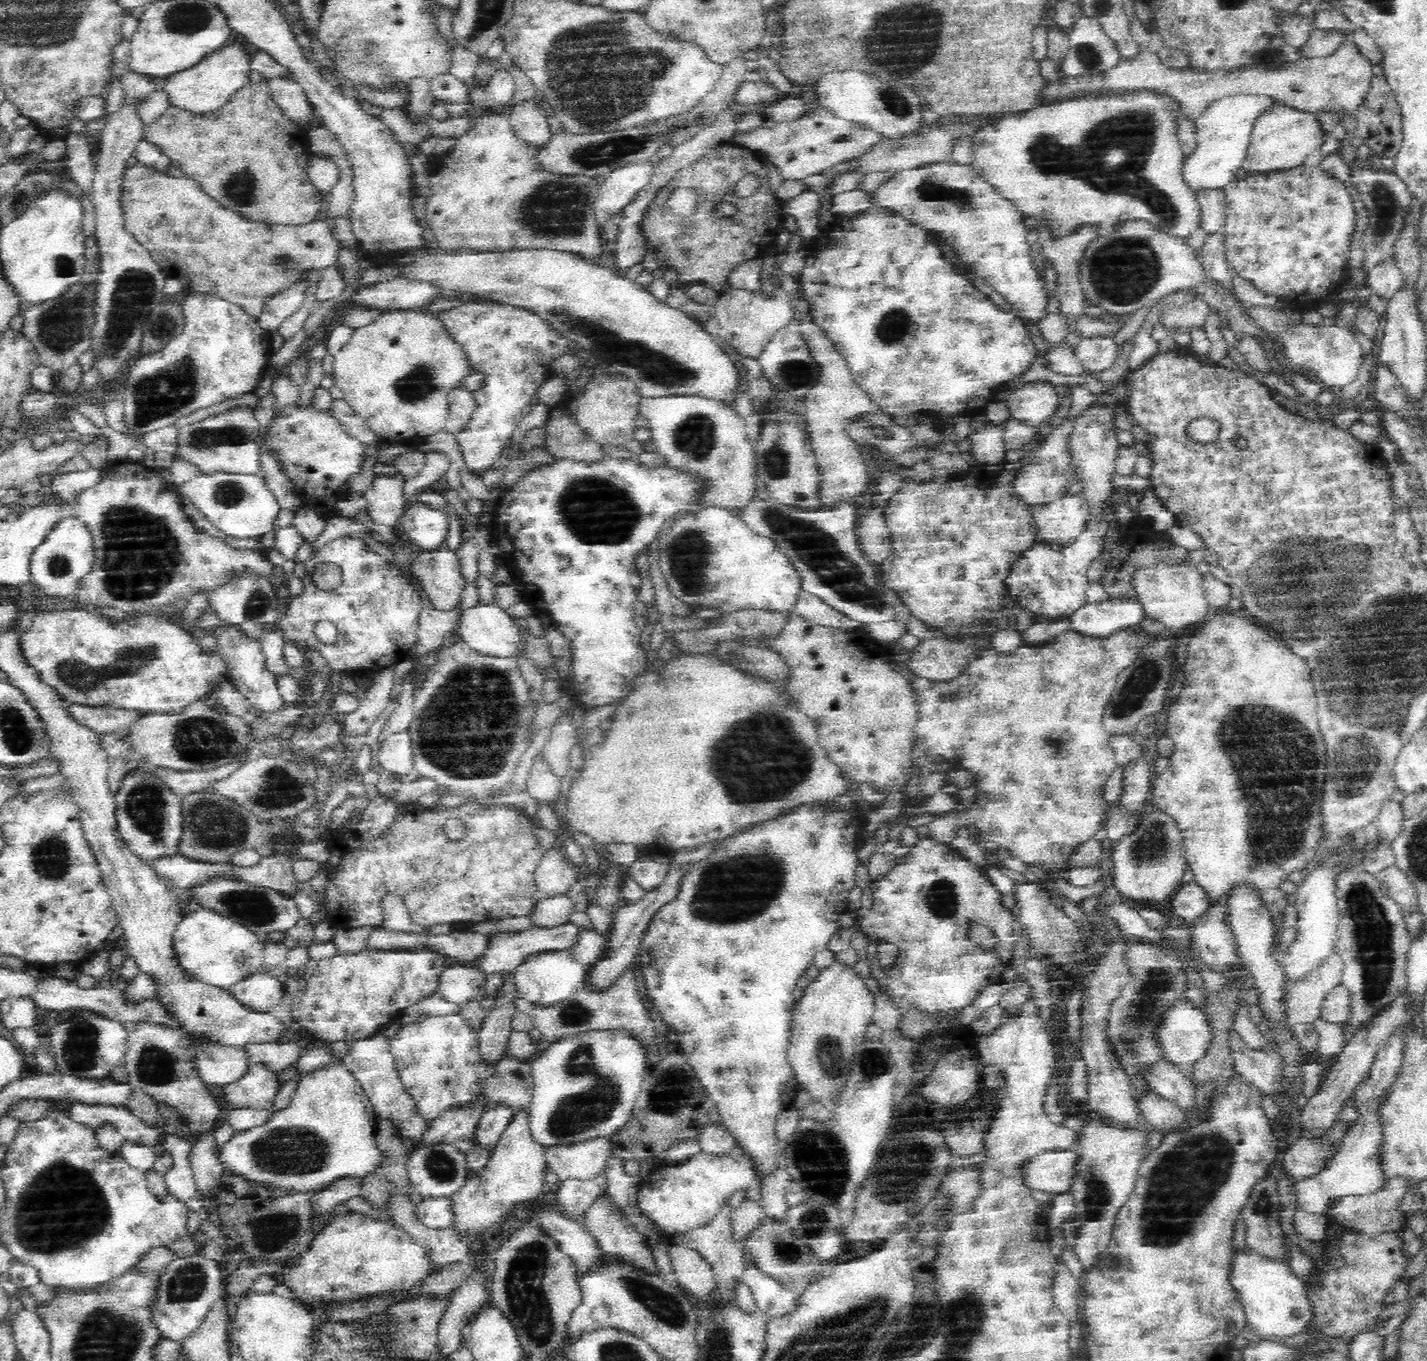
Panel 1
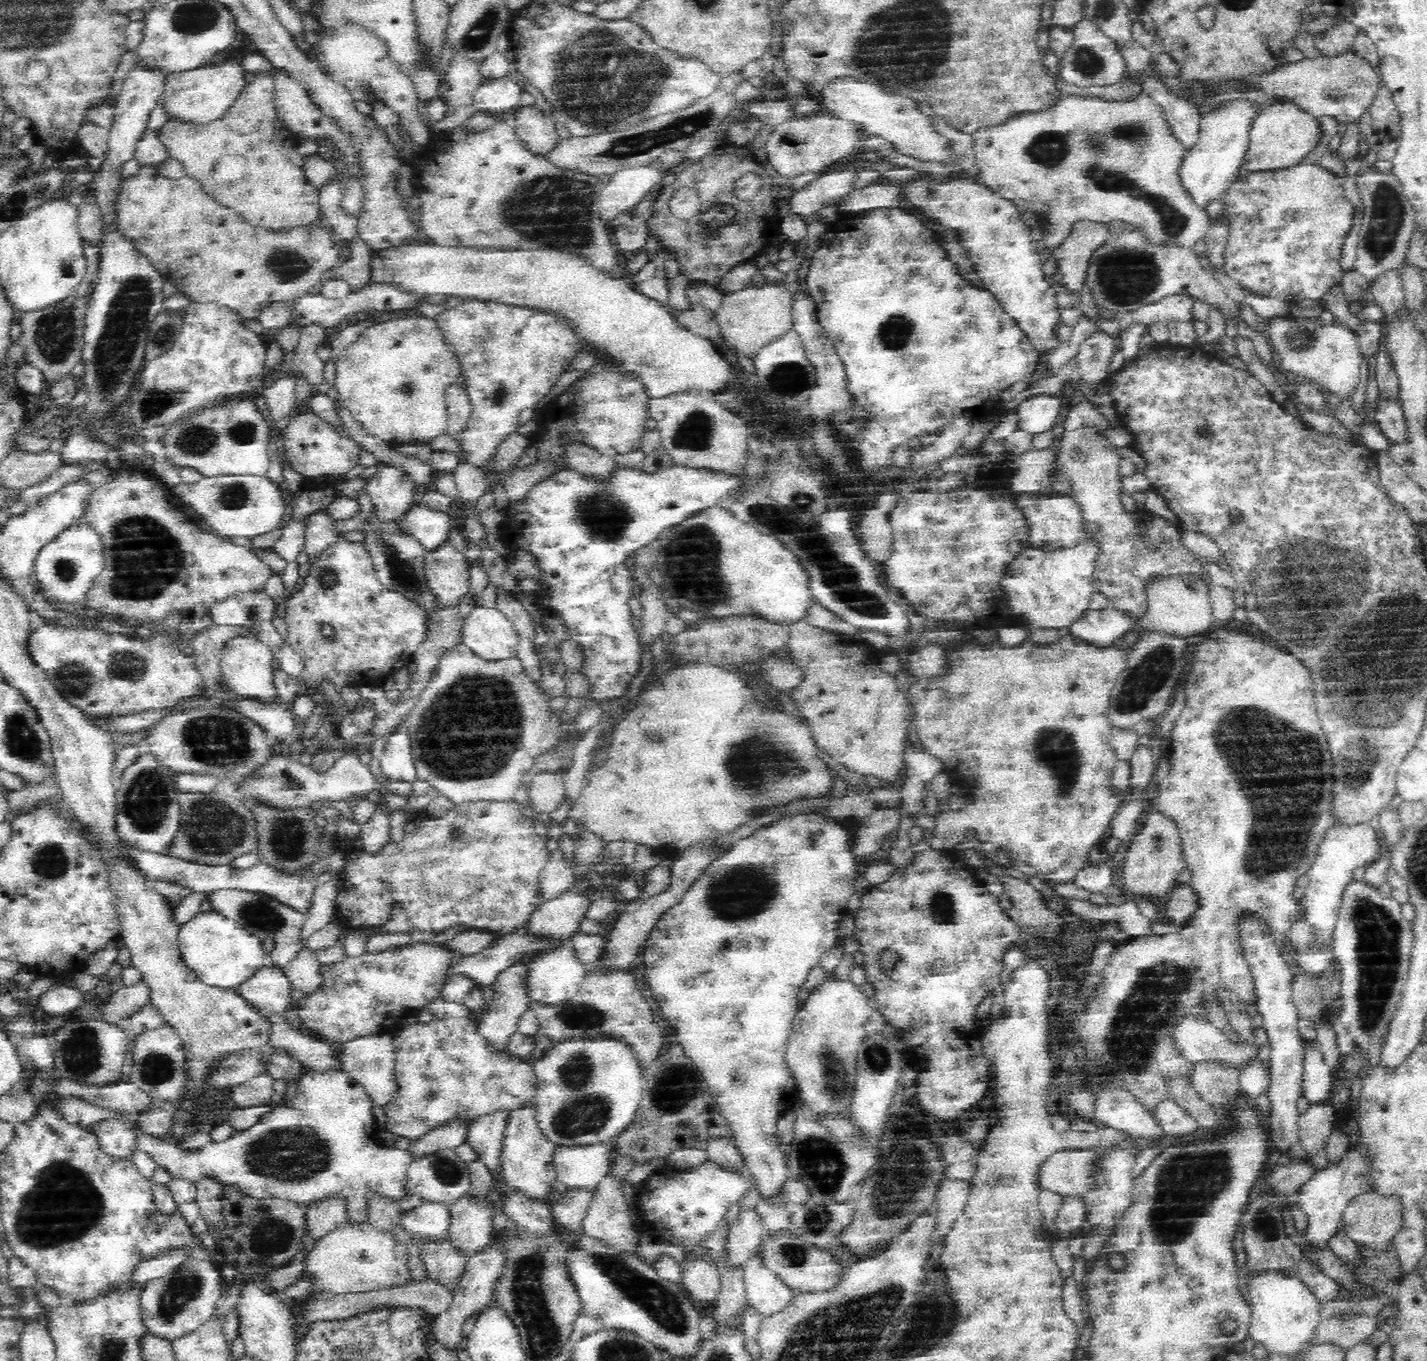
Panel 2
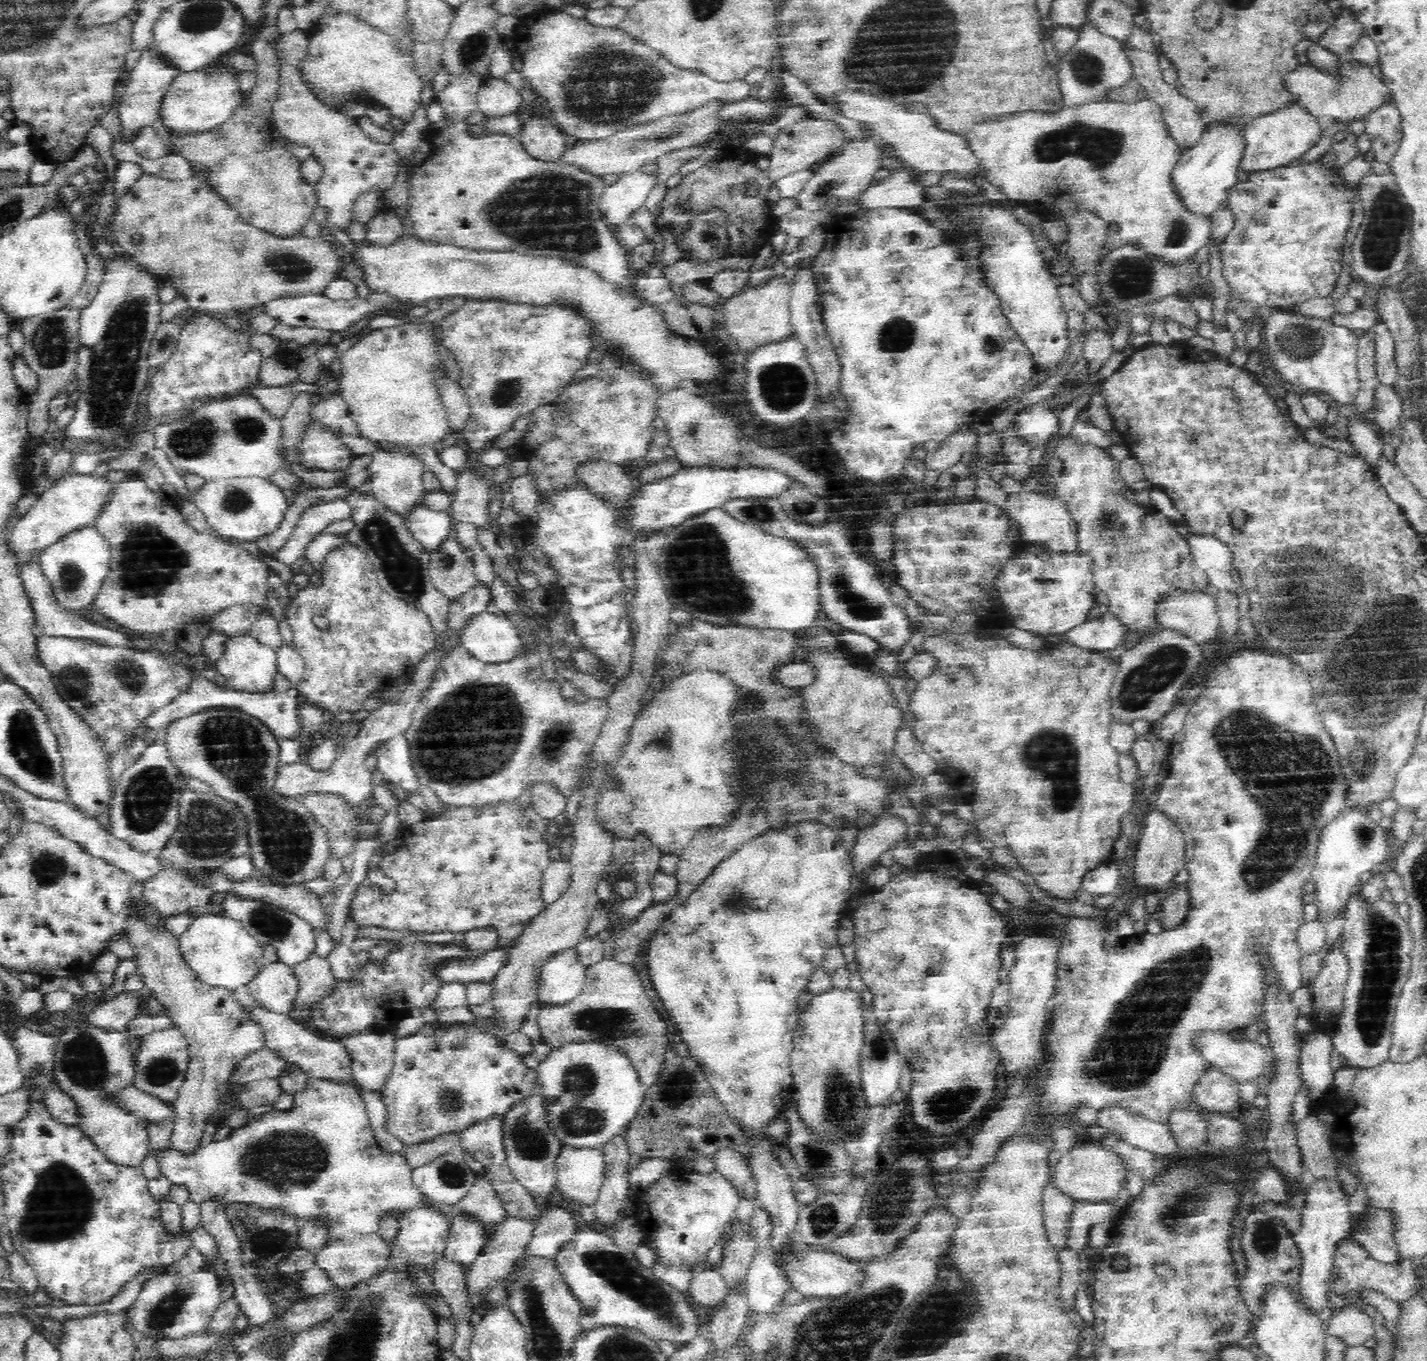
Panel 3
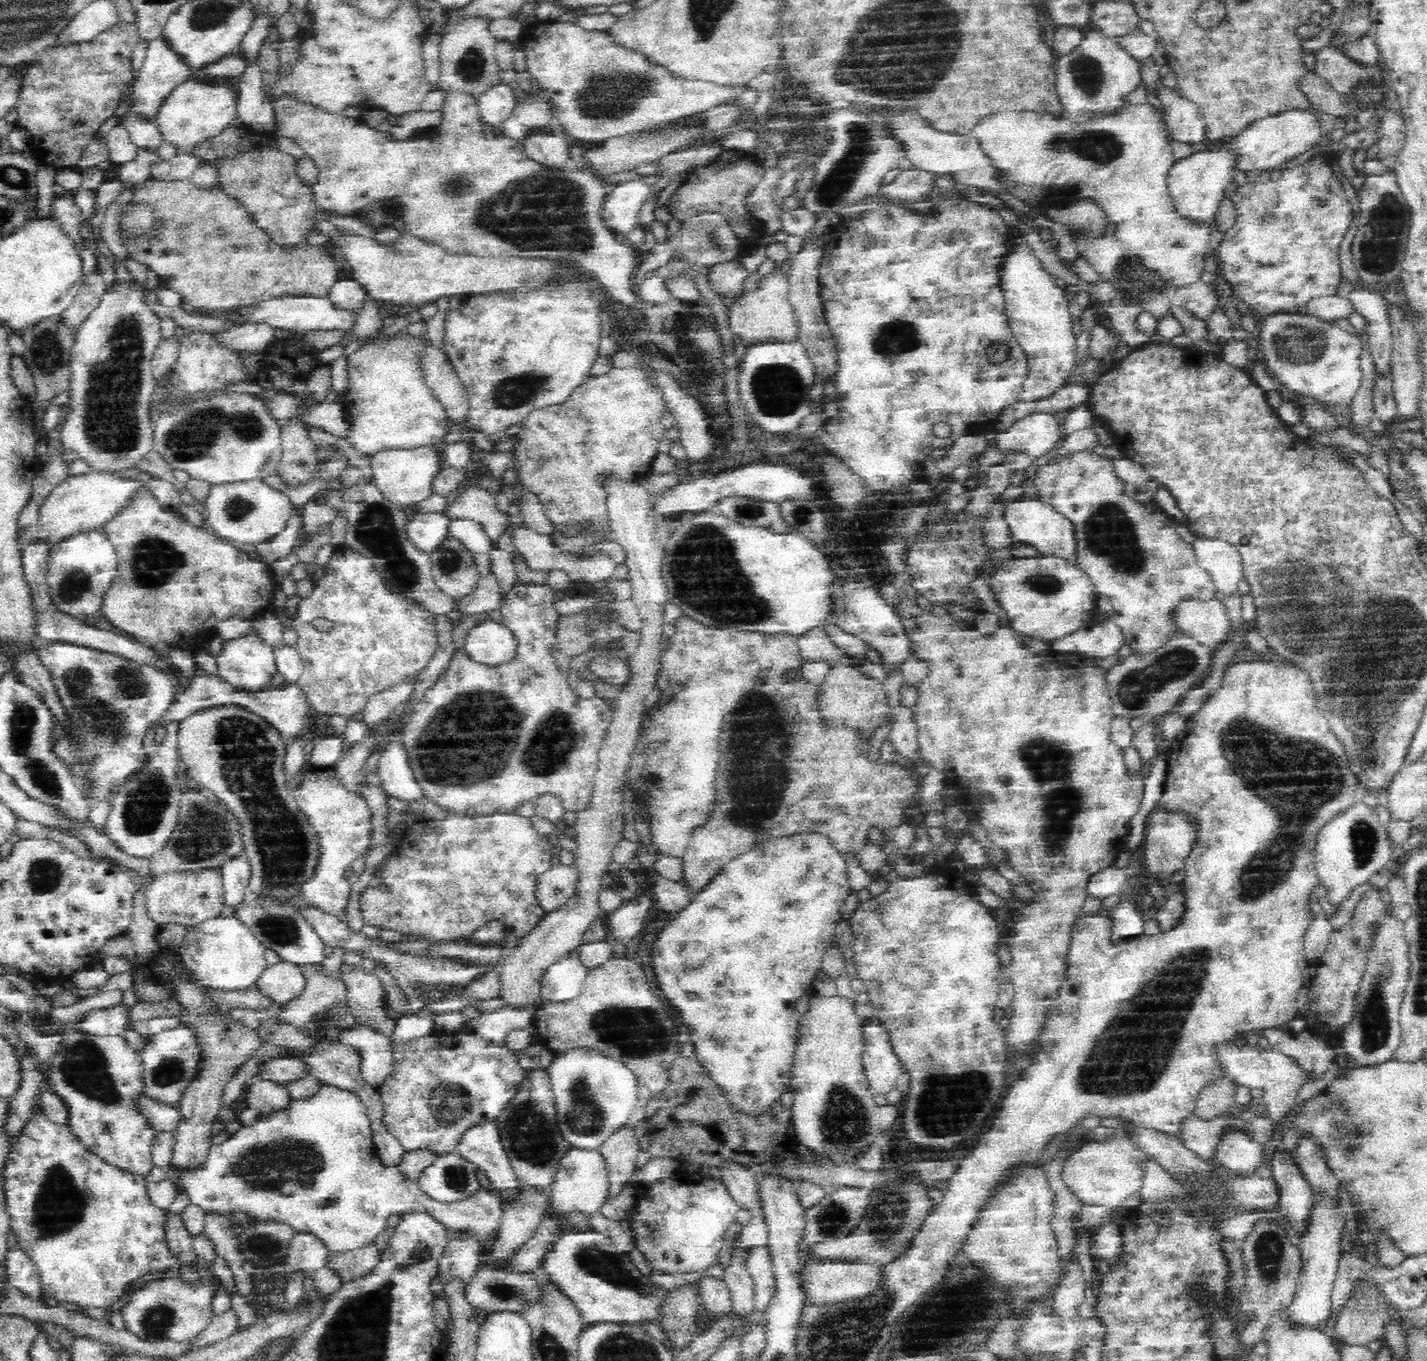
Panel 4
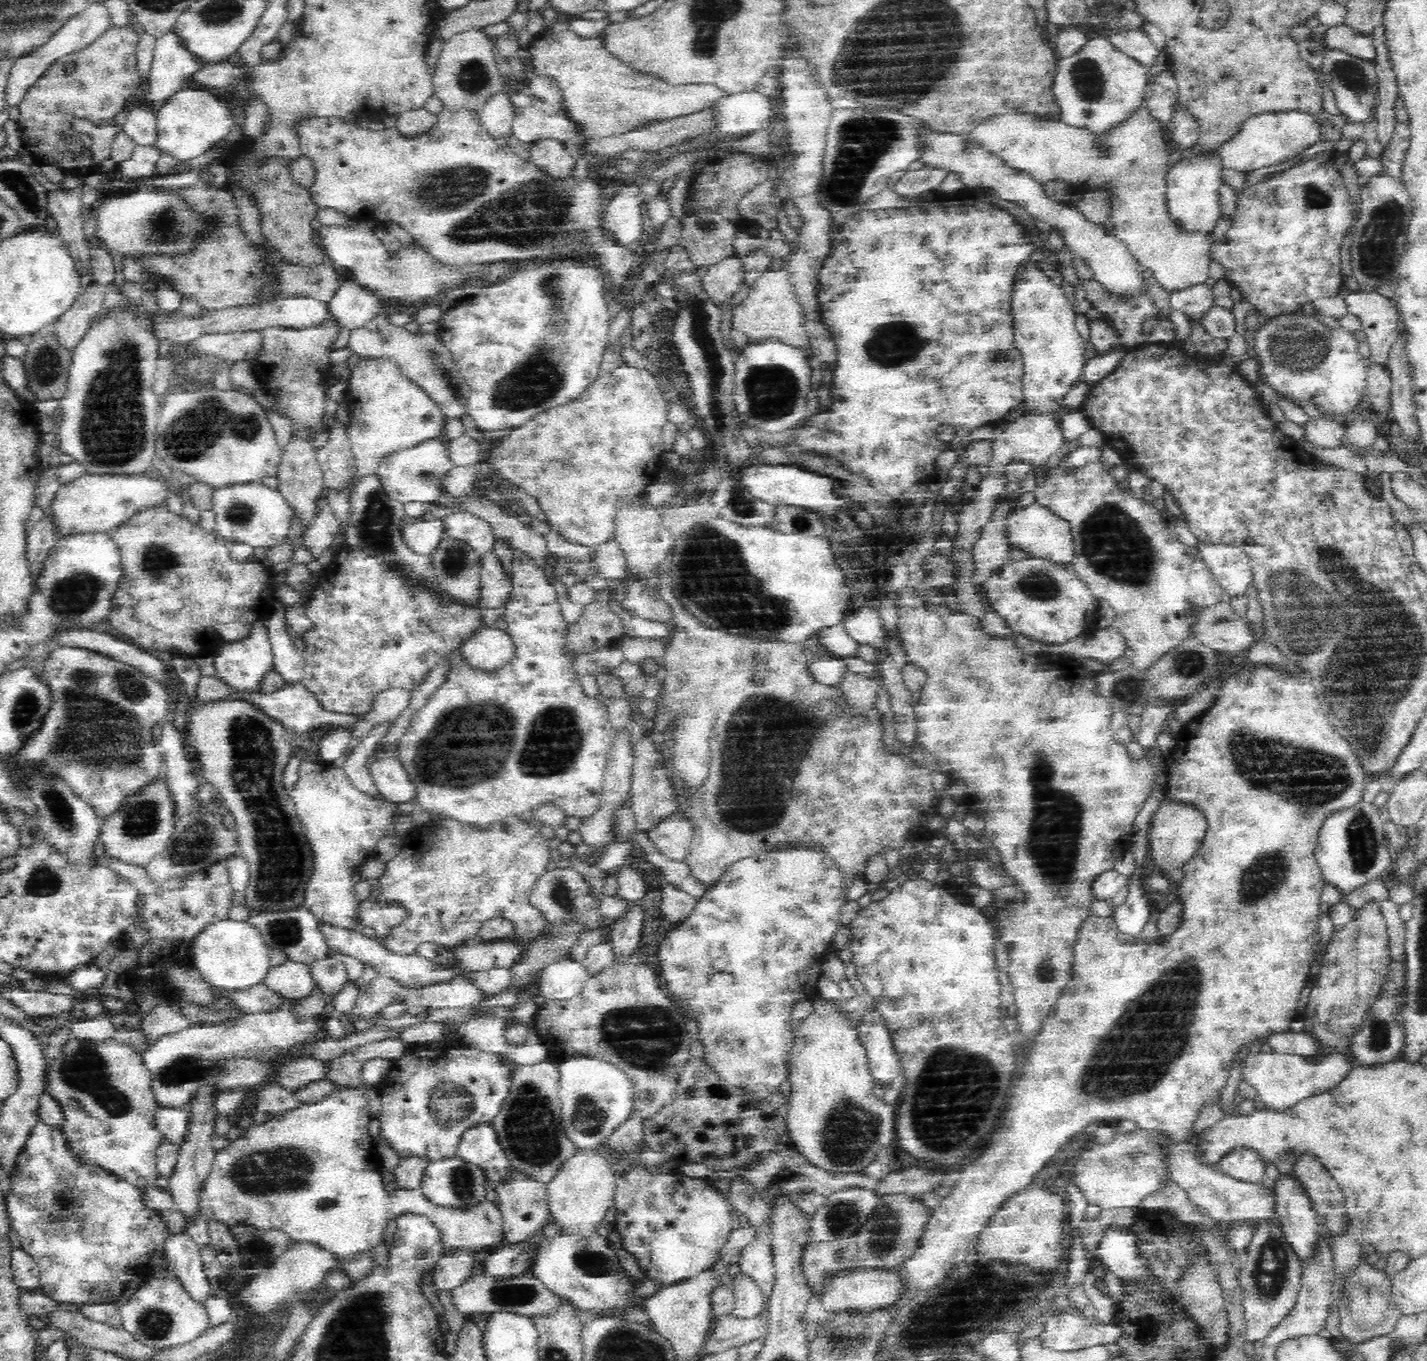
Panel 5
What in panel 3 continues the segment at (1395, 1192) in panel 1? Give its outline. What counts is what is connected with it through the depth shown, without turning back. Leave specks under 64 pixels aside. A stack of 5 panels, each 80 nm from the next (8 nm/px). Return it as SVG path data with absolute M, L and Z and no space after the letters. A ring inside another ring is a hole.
M1367 1205L1362 1216L1351 1218L1349 1236L1381 1263L1395 1263L1399 1260L1394 1230L1396 1211Z

